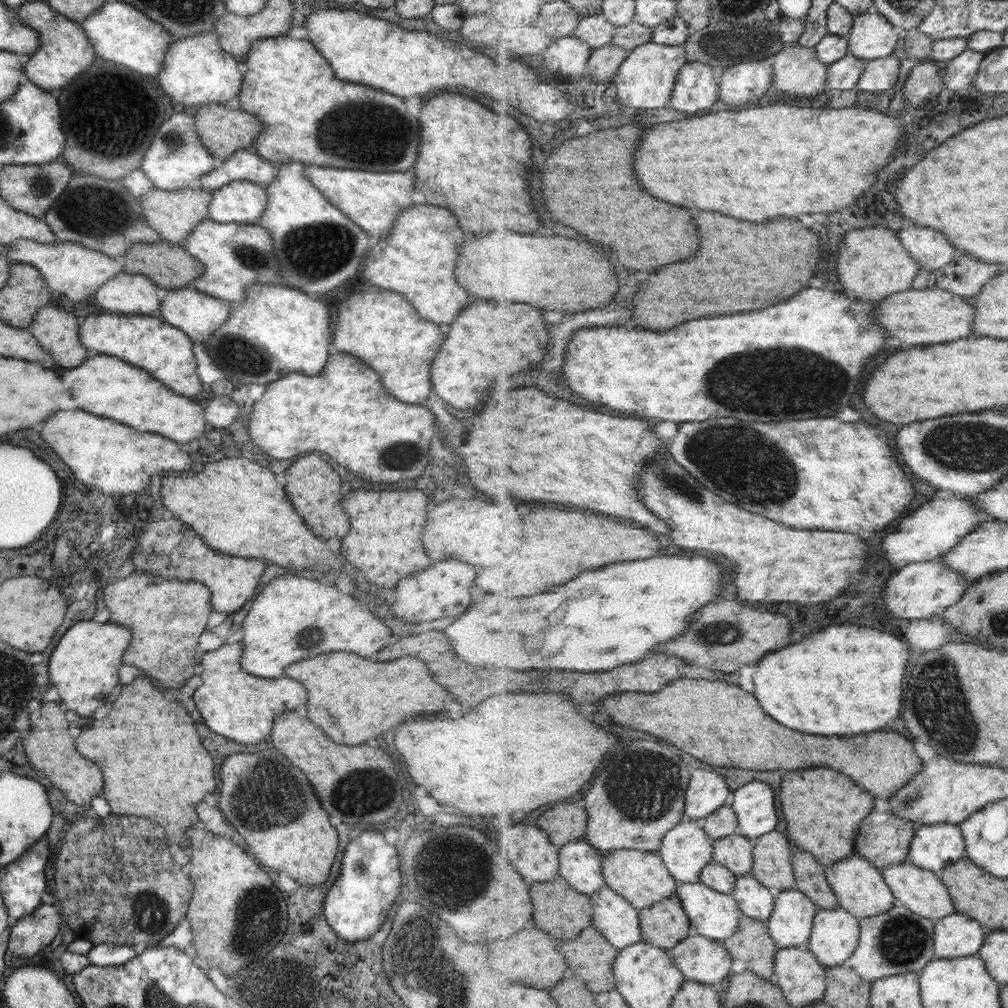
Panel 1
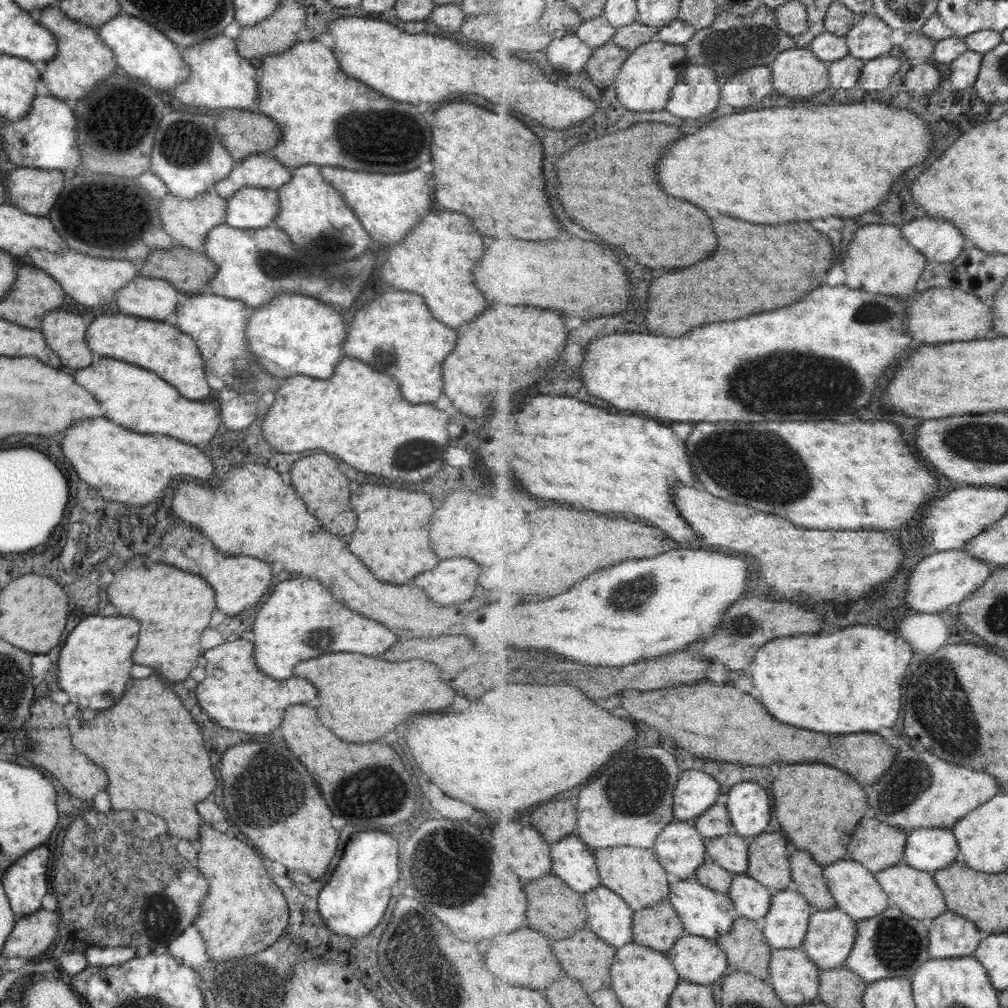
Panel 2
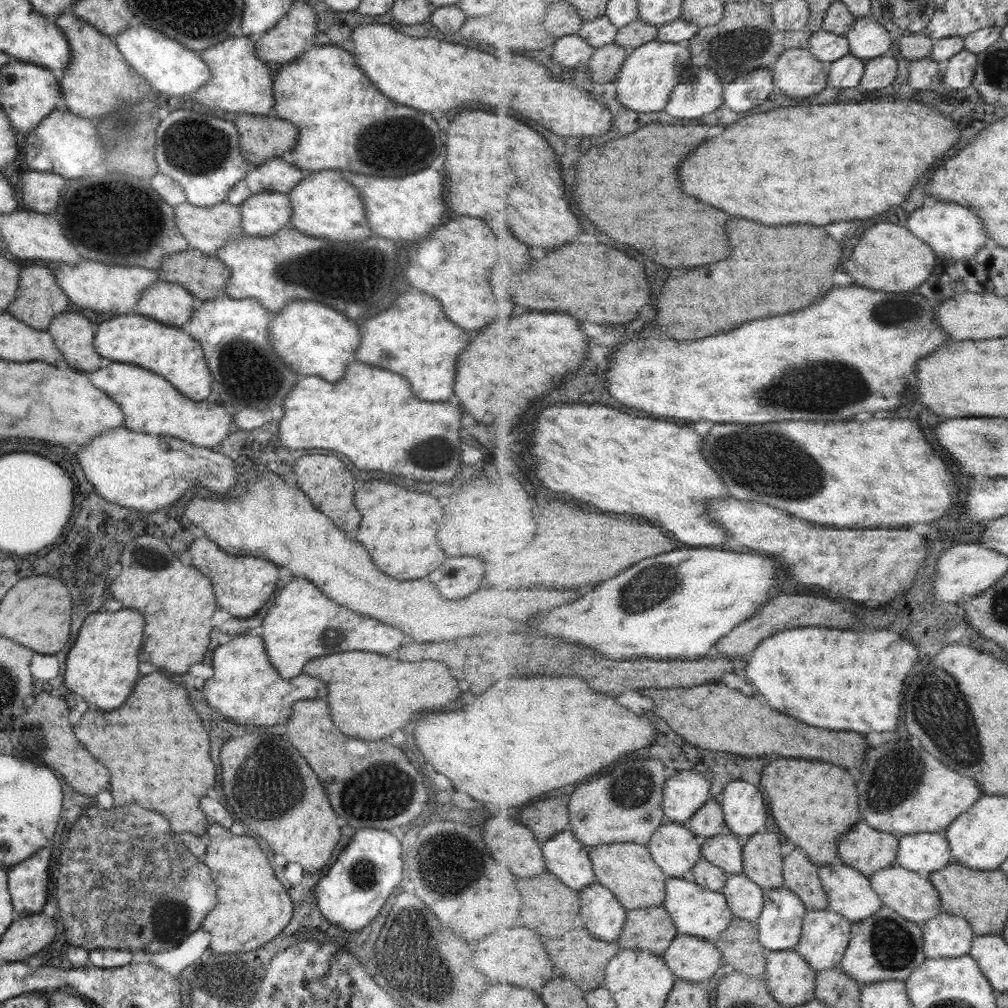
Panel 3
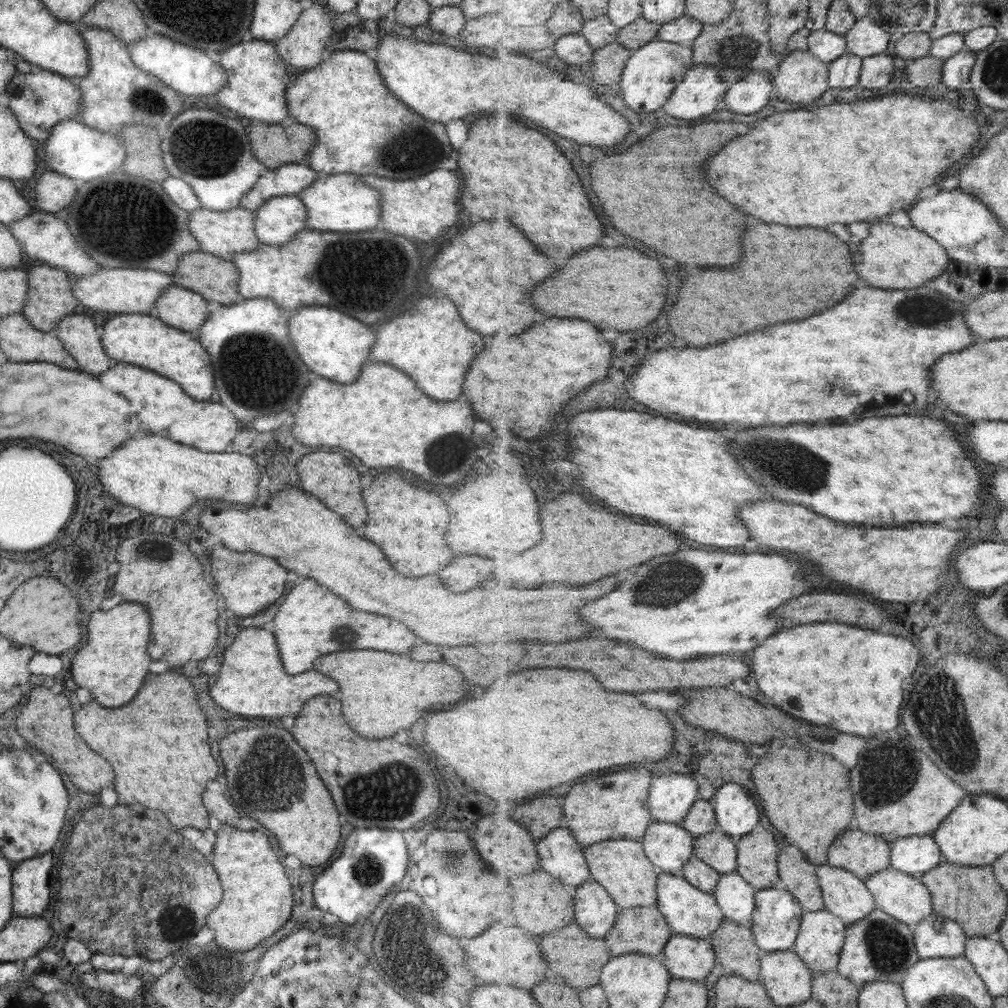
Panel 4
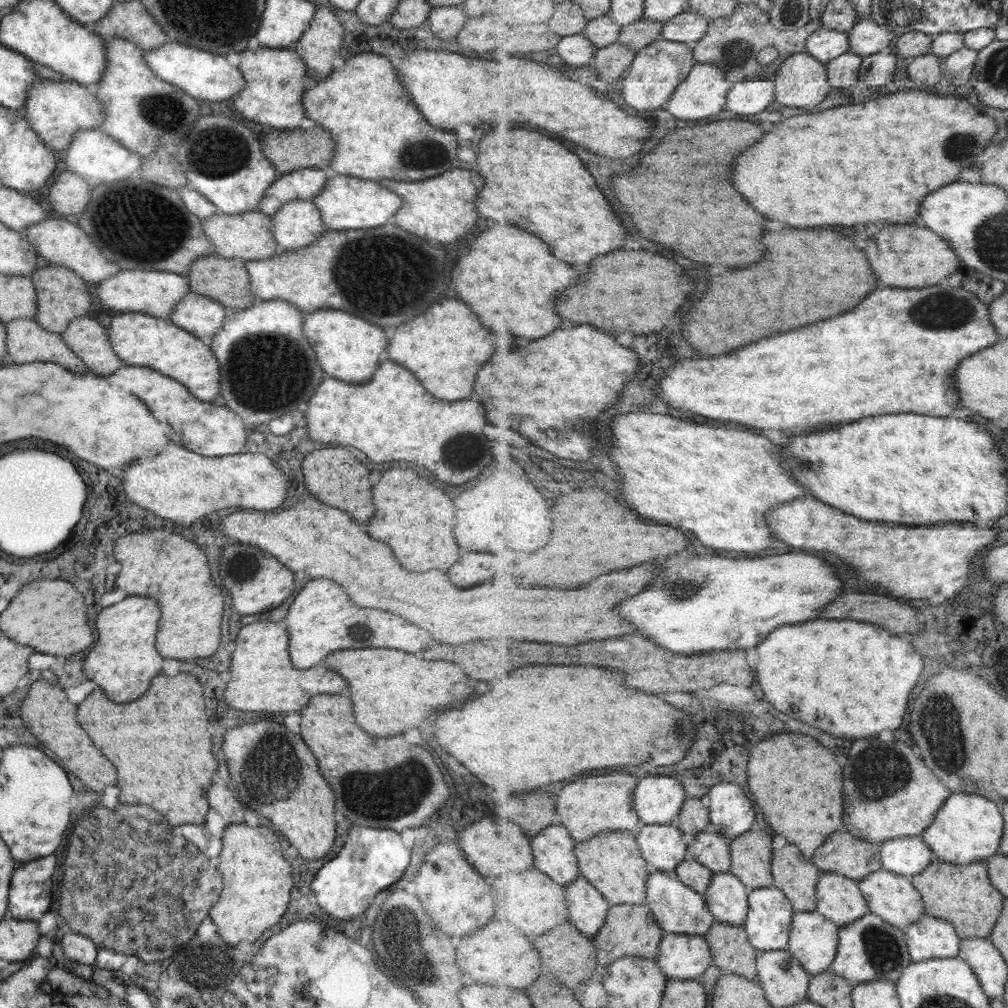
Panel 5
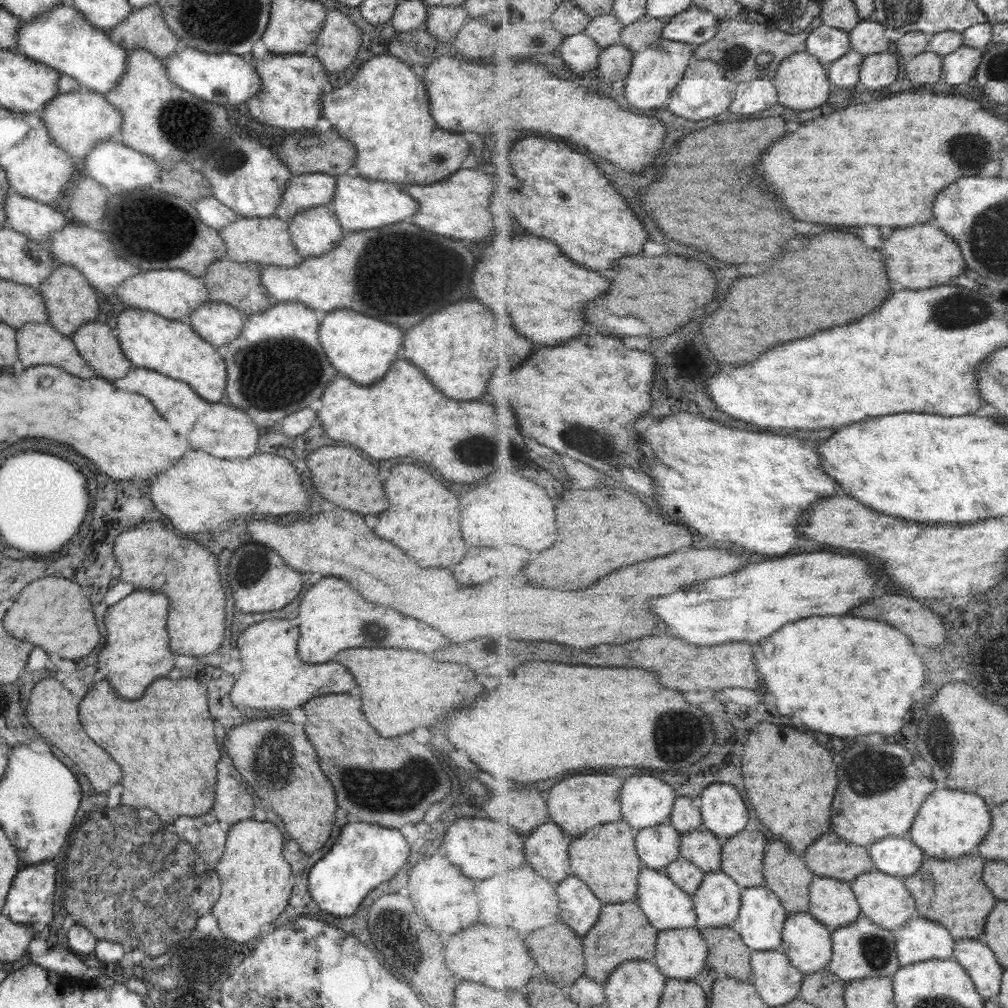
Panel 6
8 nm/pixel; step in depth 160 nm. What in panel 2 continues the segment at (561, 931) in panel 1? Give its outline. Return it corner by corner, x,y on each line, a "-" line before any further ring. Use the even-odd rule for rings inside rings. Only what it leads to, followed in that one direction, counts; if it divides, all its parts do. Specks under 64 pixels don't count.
555,874
535,880
535,888
533,888
533,879
531,879
529,884
525,884
525,892
529,898
529,912
527,912
529,926
533,928
535,920
539,920
543,924
539,930
551,938
572,937
587,922
587,904
583,902
581,893
573,890
573,887
570,887
564,879
-
533,906
535,906
535,914
533,914
-
545,918
547,918
547,922
545,922

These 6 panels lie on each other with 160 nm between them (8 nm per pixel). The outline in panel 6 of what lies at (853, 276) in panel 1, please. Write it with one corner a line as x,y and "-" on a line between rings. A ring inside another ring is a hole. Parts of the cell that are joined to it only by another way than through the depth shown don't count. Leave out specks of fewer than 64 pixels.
931,224
895,230
883,246
889,276
911,290
947,285
965,270
961,248
941,230

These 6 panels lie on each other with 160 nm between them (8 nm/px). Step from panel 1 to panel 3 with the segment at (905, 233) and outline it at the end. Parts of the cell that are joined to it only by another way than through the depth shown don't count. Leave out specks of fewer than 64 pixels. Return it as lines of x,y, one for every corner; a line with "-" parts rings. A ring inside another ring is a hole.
937,202
935,206
919,208
911,214
907,226
923,242
933,246
933,250
937,250
939,258
951,259
953,262
961,259
973,260
977,253
985,248
987,242
991,240
989,232
985,230
985,226
977,218
977,214
961,204
955,204
955,202

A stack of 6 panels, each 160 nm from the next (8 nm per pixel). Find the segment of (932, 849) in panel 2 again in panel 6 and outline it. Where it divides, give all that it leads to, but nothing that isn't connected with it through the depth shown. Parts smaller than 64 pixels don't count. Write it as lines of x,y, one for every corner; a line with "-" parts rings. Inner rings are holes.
908,836
882,838
868,847
868,853
872,855
877,870
899,878
915,874
928,858

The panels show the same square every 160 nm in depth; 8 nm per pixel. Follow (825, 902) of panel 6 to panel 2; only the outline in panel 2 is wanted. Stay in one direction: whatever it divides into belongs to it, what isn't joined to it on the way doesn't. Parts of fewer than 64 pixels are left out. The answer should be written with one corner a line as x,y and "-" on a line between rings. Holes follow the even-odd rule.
837,859
836,862
824,866
824,879
836,899
837,908
852,915
857,921
876,917
891,906
891,900
884,891
884,887
876,879
875,873
860,862
852,859

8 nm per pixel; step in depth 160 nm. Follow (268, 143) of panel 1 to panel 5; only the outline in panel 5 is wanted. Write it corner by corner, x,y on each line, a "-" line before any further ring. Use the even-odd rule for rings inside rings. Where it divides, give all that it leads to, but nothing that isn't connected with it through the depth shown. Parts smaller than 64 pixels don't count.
359,53
344,61
341,69
335,69
318,83
305,89
302,99
304,117
315,122
320,131
329,134
334,142
334,155
328,164
329,169
338,174
365,180
401,180
401,182
421,181
434,178
451,169
455,162
457,140
445,130
434,129
419,114
410,94
396,77
396,72
383,55

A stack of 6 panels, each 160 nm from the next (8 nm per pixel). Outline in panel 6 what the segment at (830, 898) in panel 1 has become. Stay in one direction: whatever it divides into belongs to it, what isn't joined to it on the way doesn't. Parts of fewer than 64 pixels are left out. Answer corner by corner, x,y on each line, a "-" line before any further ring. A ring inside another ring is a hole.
780,838
771,841
768,853
764,856
765,886
769,887
777,896
790,914
807,913
811,906
810,888
814,872
808,867
808,863
801,854
794,852
792,847

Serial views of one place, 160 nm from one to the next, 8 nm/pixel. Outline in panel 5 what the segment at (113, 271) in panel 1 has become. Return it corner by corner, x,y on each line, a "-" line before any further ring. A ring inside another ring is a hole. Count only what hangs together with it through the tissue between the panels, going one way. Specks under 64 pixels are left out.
121,270
98,285
95,291
103,308
121,313
141,313
158,319
167,319
174,311
173,307
190,292
187,277
153,270

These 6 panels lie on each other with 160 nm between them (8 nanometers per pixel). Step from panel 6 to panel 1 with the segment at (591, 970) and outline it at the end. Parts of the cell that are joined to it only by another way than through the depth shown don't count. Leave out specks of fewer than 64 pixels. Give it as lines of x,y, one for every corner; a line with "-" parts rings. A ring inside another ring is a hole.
673,893
652,907
640,911
645,943
672,949
694,933
682,900

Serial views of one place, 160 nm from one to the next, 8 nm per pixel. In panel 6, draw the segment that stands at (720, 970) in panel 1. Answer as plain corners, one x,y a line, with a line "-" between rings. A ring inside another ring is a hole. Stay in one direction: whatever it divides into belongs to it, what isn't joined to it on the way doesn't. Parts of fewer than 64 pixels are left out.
698,927
658,934
655,963
668,978
691,980
708,966
709,947

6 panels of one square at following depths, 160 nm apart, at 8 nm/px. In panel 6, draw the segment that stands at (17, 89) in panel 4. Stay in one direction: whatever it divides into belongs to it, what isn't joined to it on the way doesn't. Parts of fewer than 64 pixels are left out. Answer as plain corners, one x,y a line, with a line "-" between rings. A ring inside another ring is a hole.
81,89
56,94
53,100
46,102
41,120
51,140
74,160
81,161
98,142
118,138
122,114
106,101
104,95

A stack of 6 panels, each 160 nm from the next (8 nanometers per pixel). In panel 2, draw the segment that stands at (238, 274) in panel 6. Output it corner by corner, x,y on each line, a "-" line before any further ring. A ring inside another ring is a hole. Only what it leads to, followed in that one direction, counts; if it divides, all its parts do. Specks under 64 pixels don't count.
179,244
169,250
152,250
143,262
138,263
141,277
166,279
175,290
188,296
208,291
217,269
217,265
202,251

